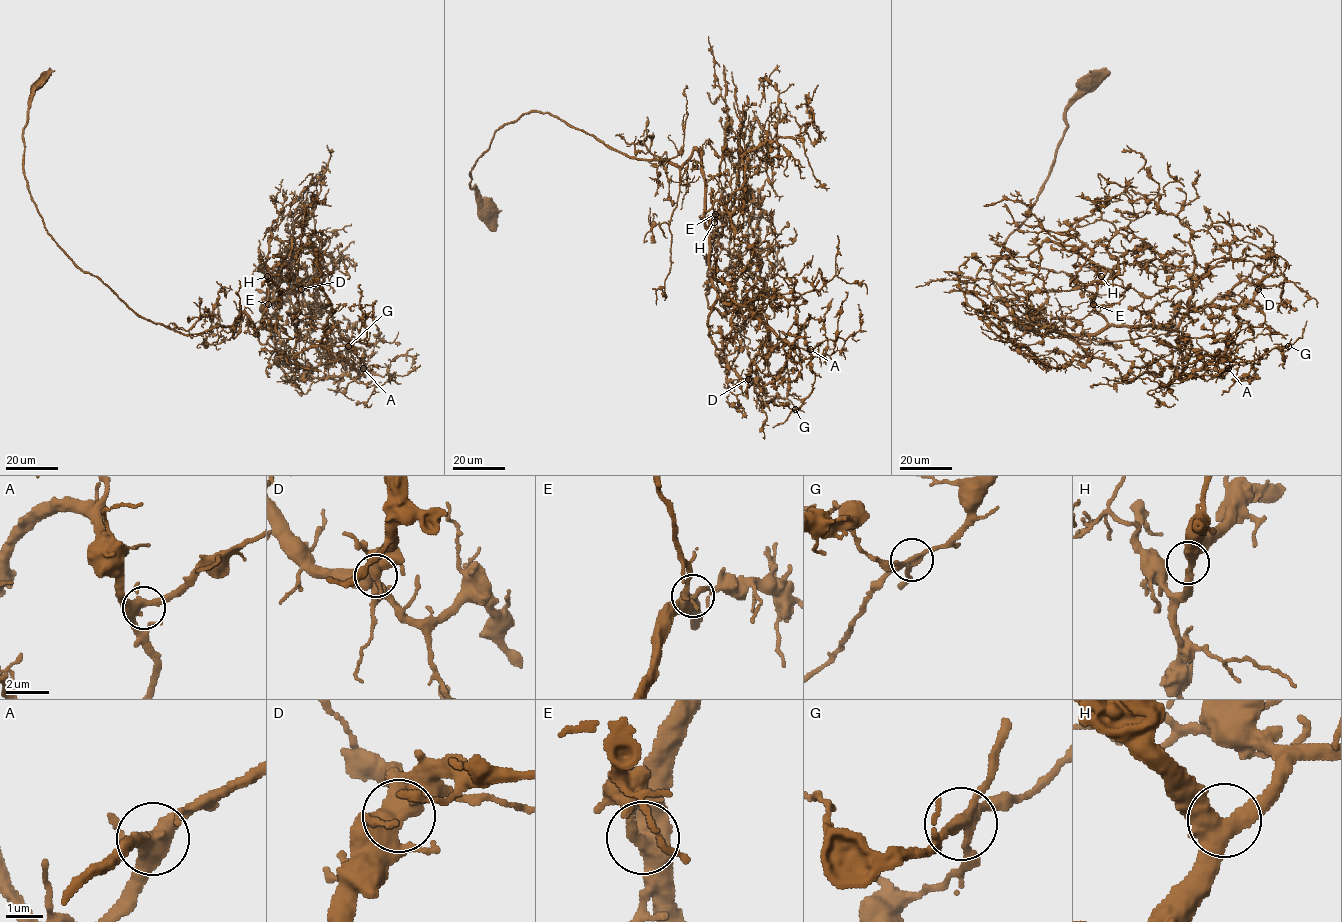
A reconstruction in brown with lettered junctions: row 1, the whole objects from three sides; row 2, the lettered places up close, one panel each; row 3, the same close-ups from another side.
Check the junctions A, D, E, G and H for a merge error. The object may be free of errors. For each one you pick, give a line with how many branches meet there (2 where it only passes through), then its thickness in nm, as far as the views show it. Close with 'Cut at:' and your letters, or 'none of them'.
Cut at: none of them

